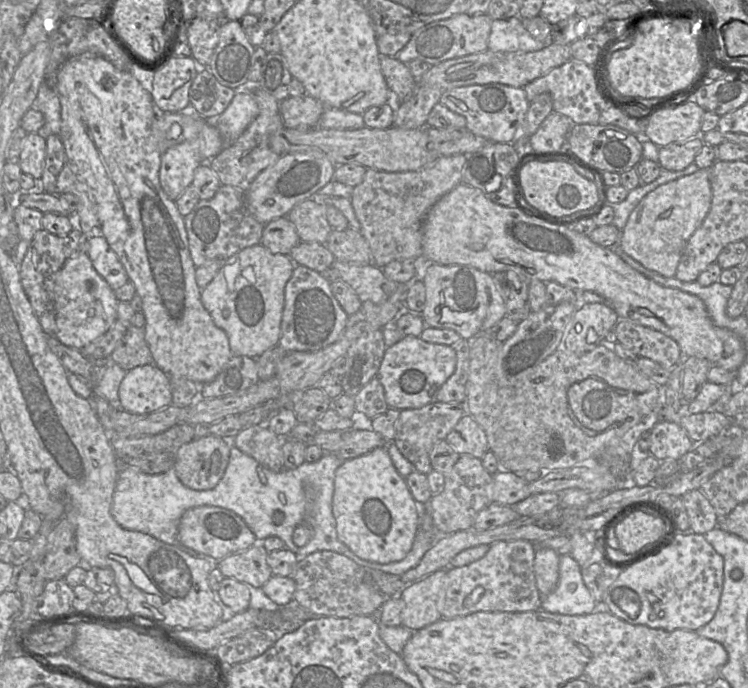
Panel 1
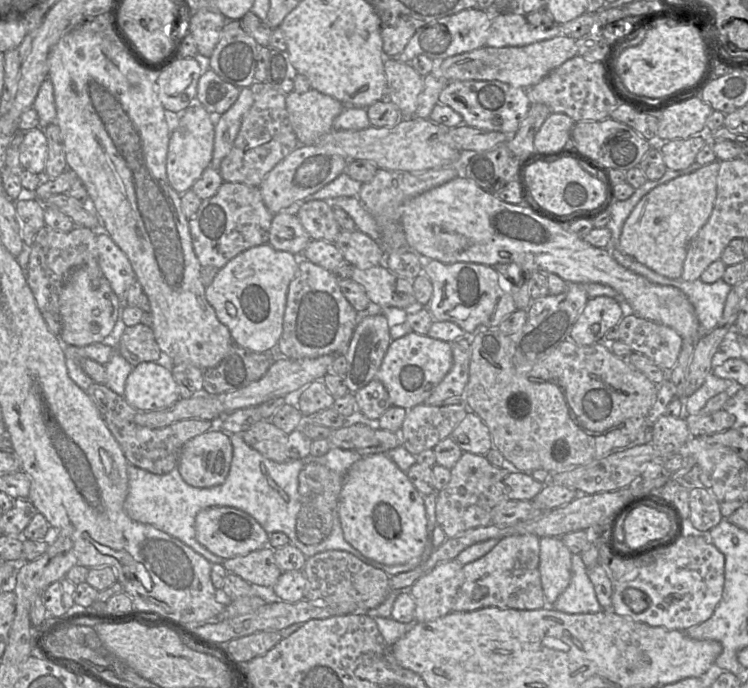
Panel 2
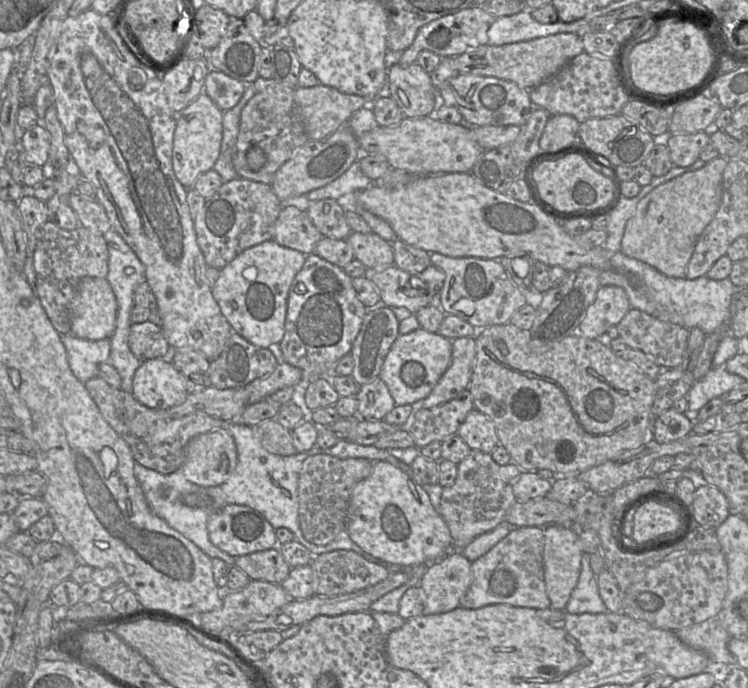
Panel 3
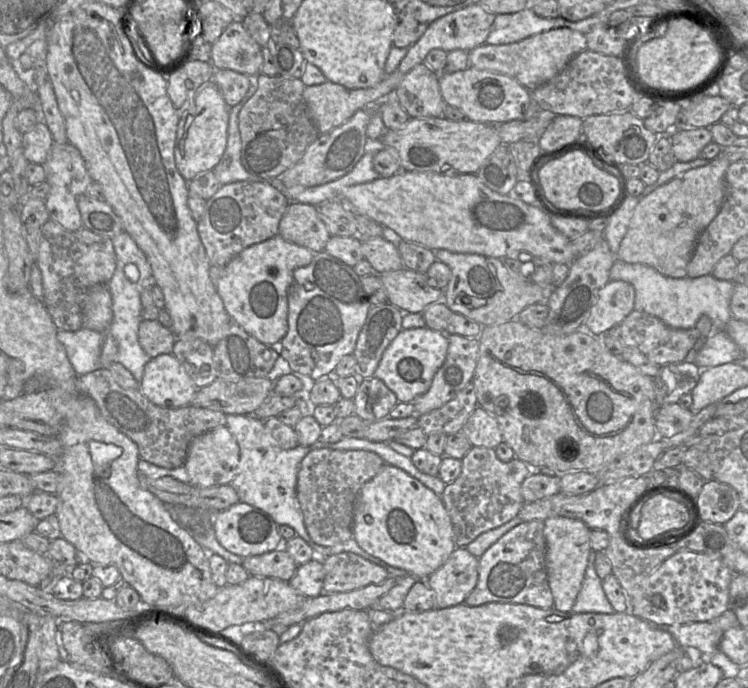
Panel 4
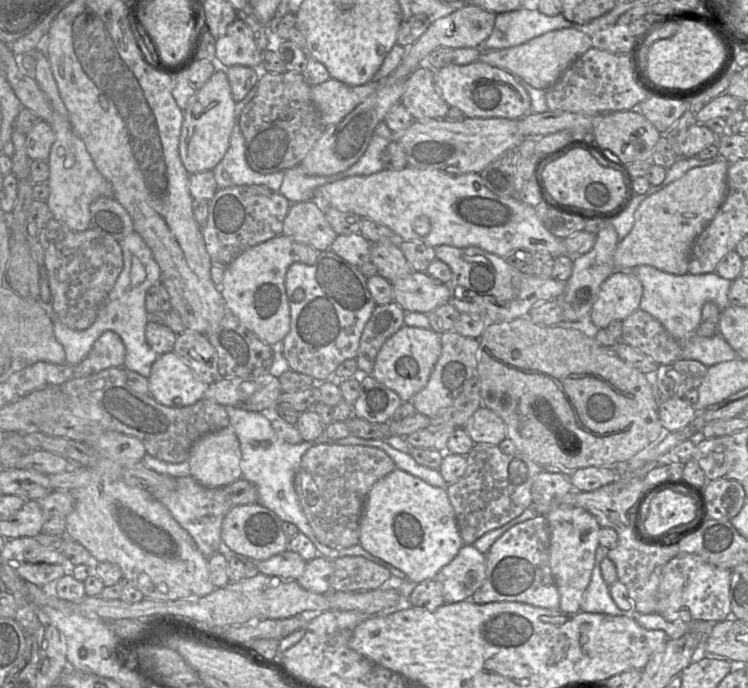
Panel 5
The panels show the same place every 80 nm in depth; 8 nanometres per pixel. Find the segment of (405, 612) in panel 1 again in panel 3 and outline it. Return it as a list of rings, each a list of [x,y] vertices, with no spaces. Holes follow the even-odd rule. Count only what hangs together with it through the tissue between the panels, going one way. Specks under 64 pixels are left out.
[[[455,549],[428,565],[419,583],[425,594],[424,615],[460,607],[460,601],[473,580],[471,564],[461,550]]]

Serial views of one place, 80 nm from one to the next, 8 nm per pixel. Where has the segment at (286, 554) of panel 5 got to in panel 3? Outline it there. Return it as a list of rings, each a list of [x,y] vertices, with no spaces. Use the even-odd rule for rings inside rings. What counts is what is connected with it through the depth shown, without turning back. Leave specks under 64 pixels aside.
[[[279,547],[235,557],[233,565],[242,570],[250,580],[262,580],[276,584],[281,584],[291,570]]]

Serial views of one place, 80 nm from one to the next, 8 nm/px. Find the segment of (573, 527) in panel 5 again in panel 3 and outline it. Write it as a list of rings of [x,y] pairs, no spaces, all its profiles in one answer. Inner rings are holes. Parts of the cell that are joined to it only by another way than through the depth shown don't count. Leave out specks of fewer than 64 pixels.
[[[548,525],[543,527],[544,551],[543,567],[546,592],[551,602],[551,608],[565,610],[572,591],[576,587],[580,572],[583,551],[581,549],[578,532],[572,527]]]

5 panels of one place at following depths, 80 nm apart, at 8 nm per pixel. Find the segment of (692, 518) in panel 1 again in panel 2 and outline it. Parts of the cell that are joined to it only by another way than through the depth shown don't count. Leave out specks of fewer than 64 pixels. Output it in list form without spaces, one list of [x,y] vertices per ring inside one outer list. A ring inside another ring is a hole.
[[[704,487],[690,488],[689,506],[689,521],[699,532],[709,532],[723,519],[717,499]]]

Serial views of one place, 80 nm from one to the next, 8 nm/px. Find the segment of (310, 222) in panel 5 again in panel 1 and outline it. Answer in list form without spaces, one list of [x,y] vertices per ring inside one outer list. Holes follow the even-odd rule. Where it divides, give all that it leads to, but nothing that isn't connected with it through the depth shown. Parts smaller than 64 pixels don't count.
[[[279,217],[264,226],[260,244],[272,253],[289,255],[301,242],[294,224],[286,217]]]

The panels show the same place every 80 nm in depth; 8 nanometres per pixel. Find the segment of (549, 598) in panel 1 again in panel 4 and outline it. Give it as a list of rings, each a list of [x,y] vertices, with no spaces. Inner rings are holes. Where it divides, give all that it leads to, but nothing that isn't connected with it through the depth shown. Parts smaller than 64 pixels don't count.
[[[591,551],[581,589],[571,610],[573,613],[616,612],[605,595],[602,580],[595,571],[595,557],[596,552]]]

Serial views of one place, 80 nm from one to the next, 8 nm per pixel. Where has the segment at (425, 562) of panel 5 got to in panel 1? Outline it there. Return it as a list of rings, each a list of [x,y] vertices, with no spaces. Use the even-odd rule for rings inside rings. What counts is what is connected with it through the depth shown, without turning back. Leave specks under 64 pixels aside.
[[[386,445],[344,461],[335,472],[332,511],[338,539],[358,557],[380,564],[404,559],[412,548],[420,526],[421,510],[387,452]]]

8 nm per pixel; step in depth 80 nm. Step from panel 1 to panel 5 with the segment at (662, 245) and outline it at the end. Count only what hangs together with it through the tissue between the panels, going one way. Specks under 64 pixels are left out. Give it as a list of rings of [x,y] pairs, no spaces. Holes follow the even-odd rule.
[[[719,156],[714,163],[688,170],[682,177],[643,200],[635,211],[632,230],[619,241],[615,249],[615,271],[631,271],[638,266],[646,265],[673,275],[688,273],[693,244],[714,218],[726,197],[728,166],[729,163]]]

